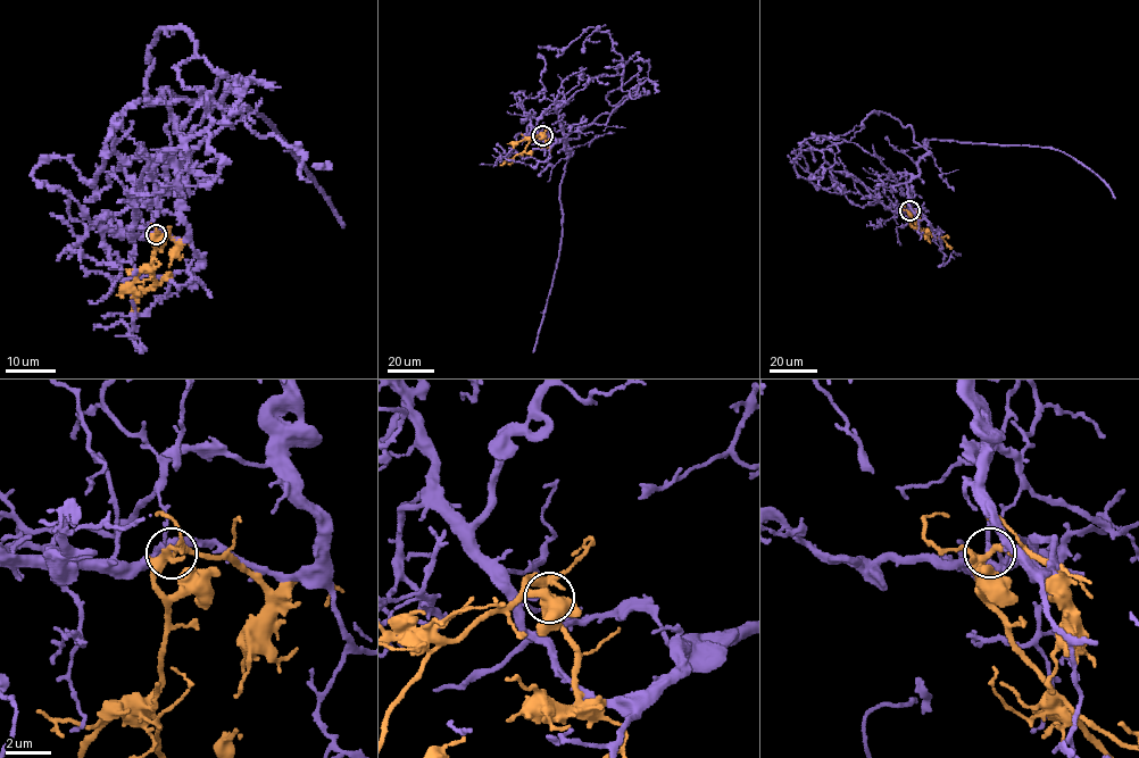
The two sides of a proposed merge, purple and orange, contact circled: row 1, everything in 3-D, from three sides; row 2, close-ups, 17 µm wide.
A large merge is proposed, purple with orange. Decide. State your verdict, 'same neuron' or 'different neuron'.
different neuron

